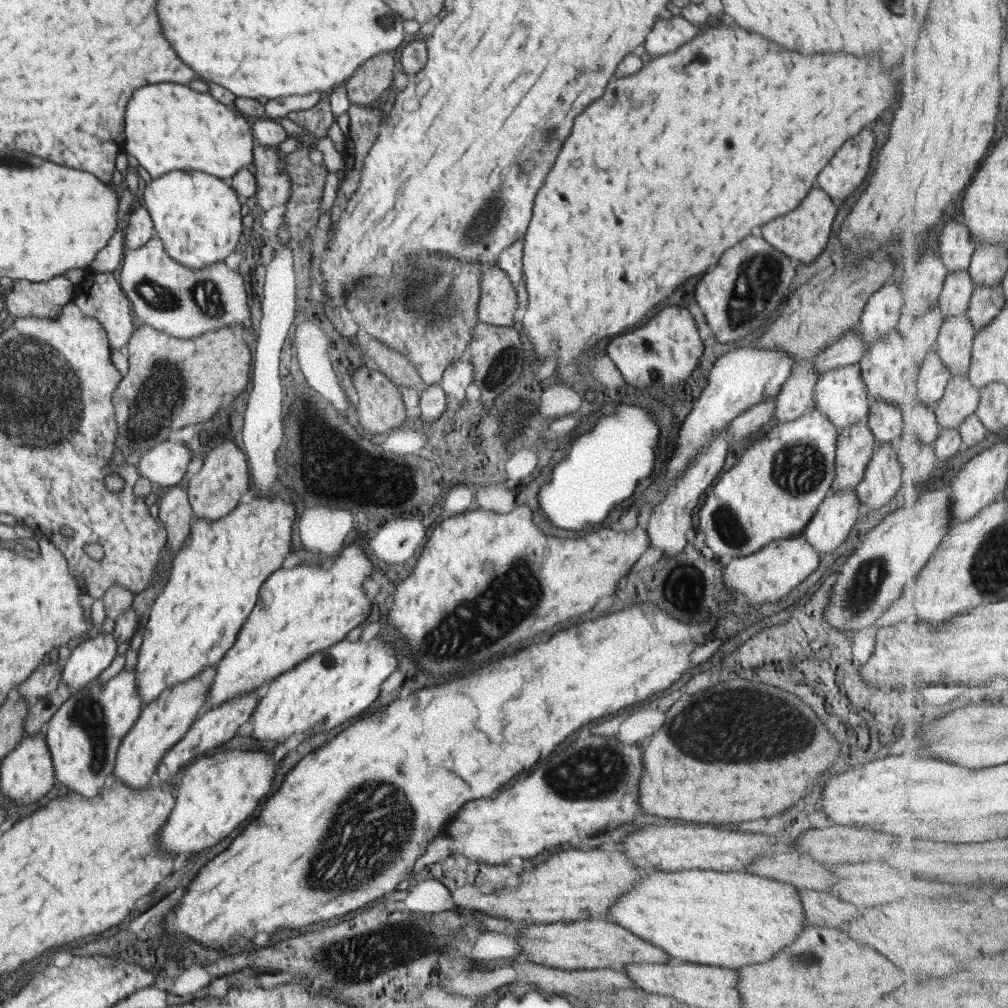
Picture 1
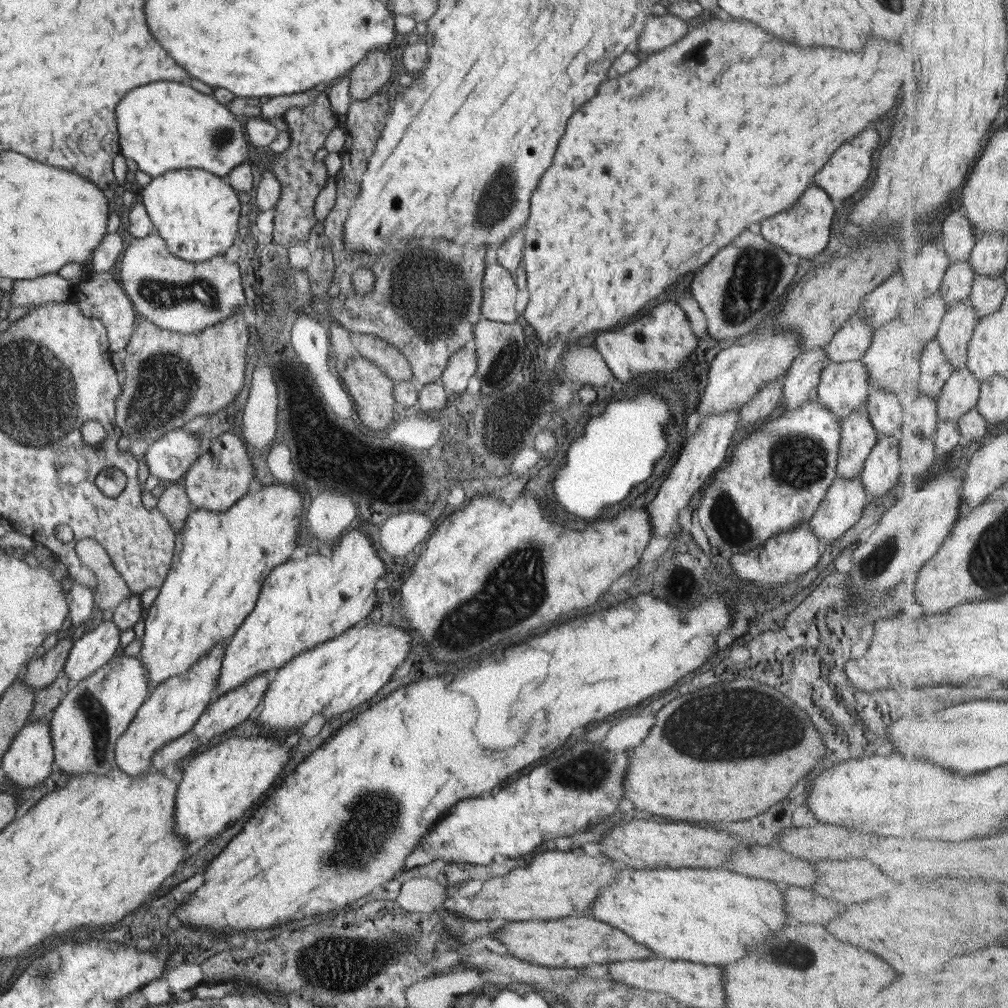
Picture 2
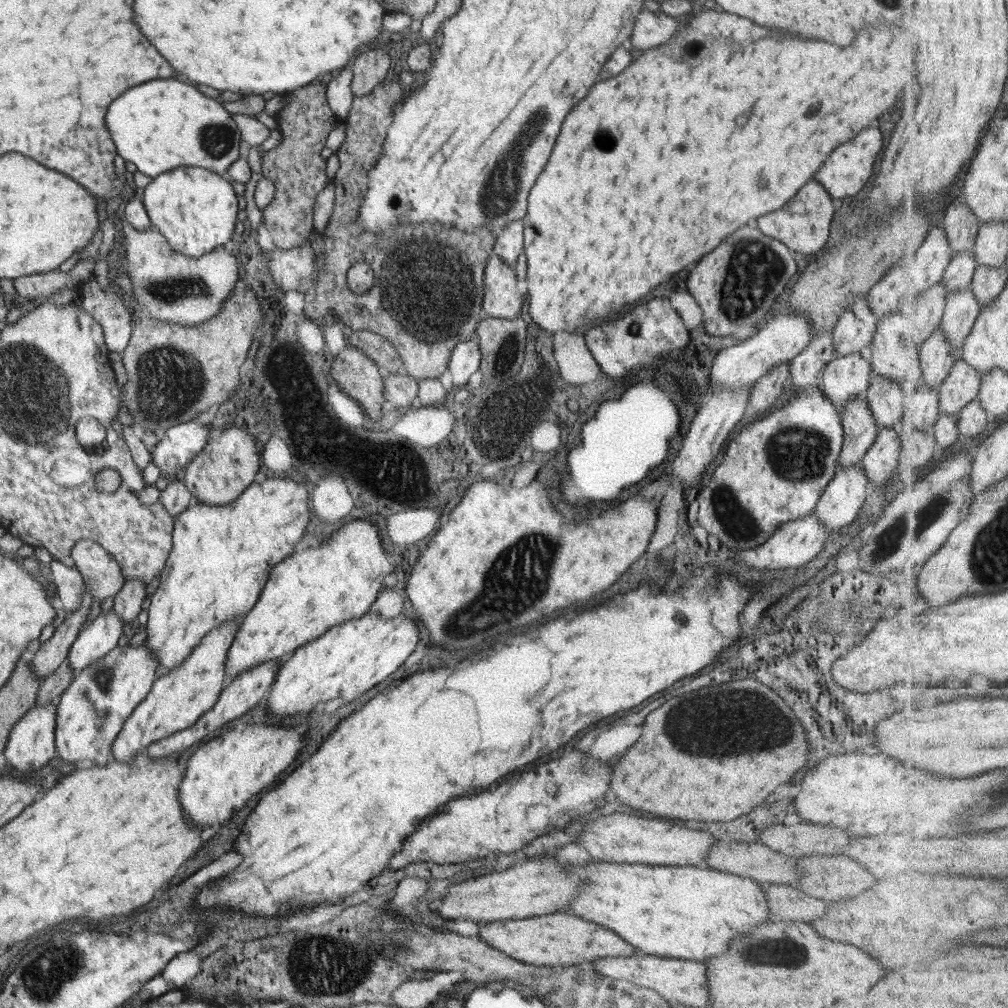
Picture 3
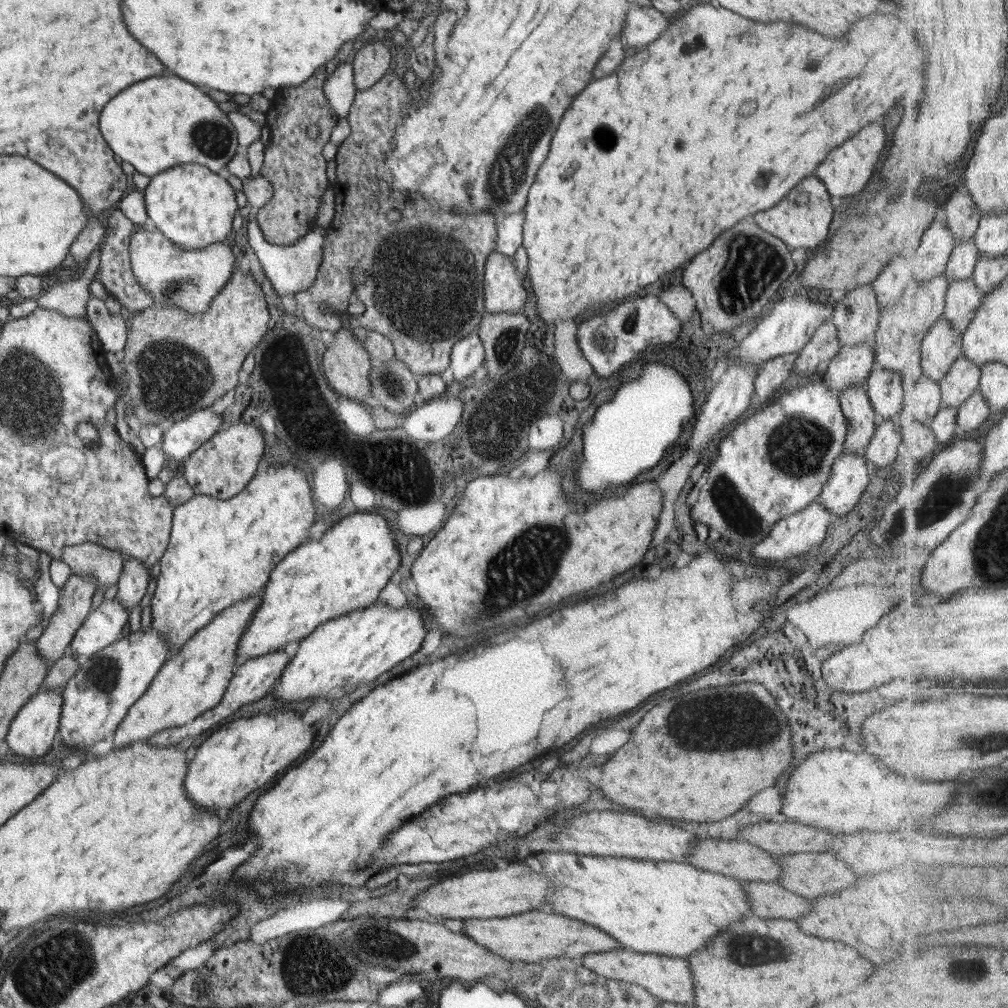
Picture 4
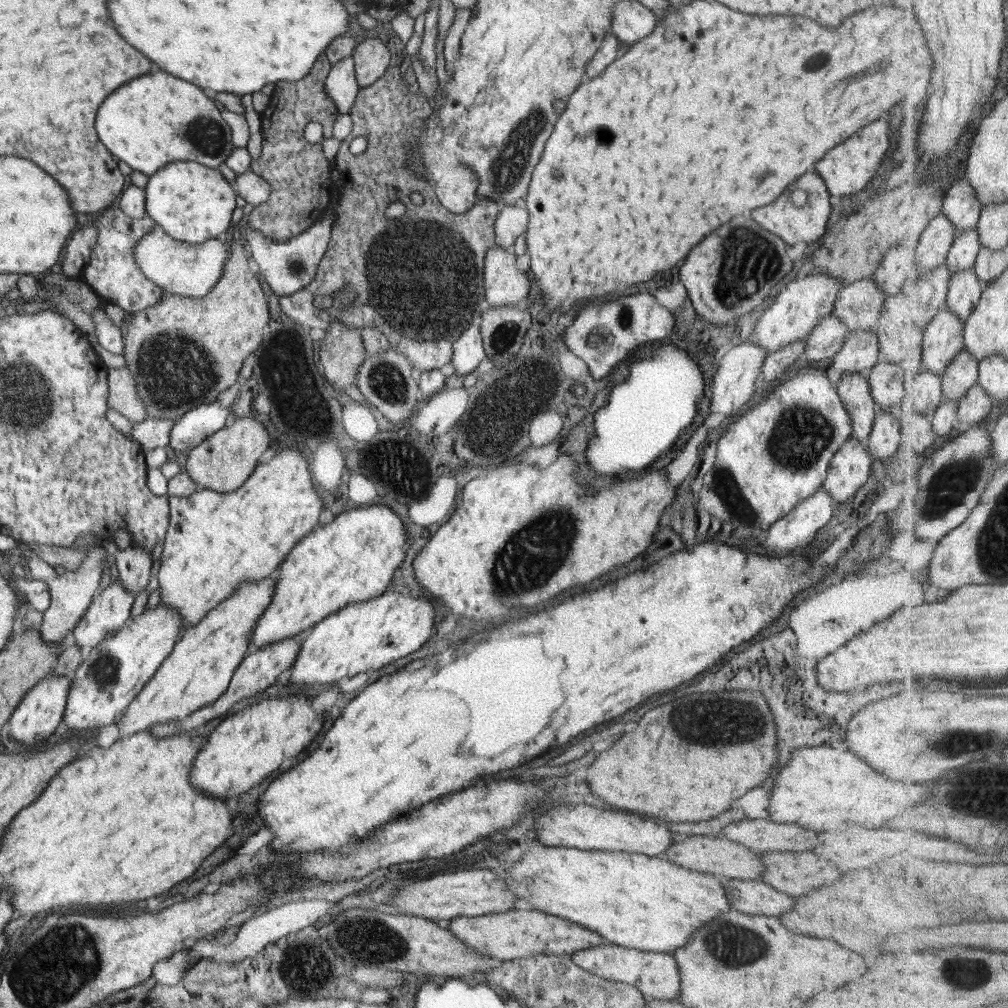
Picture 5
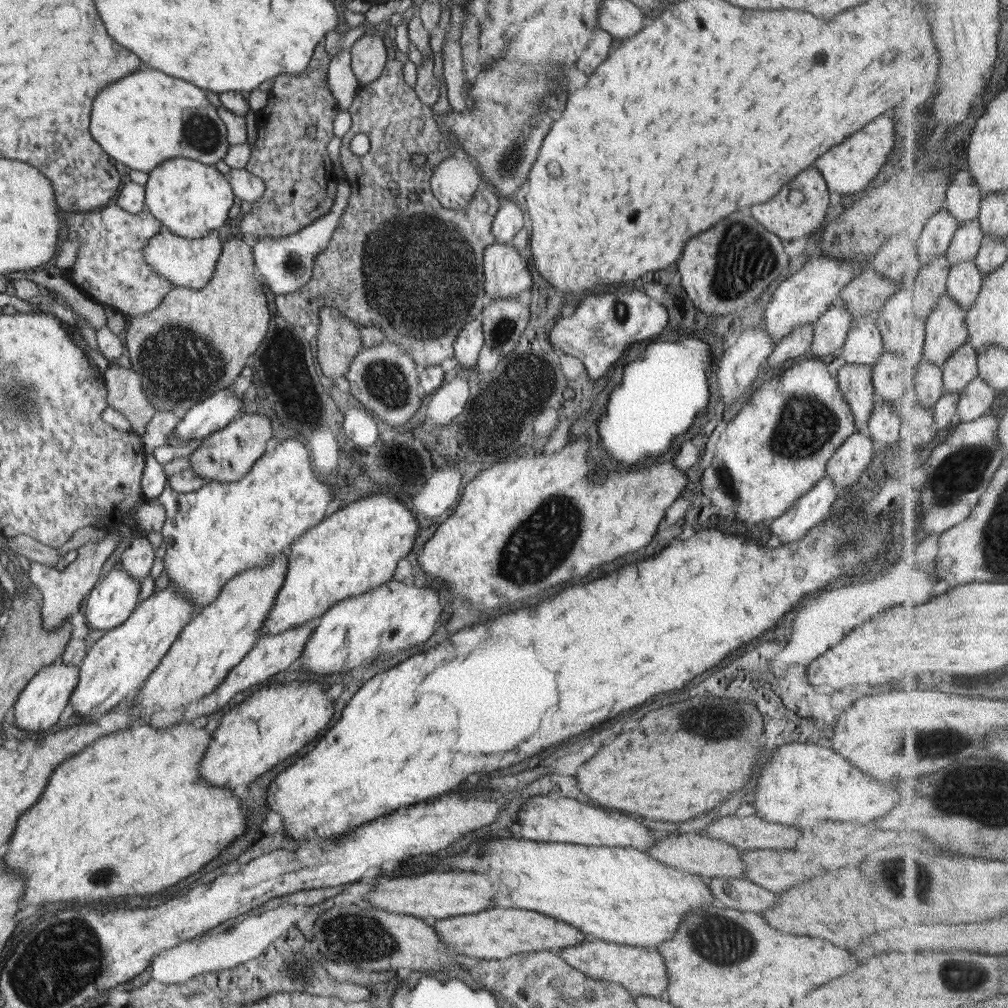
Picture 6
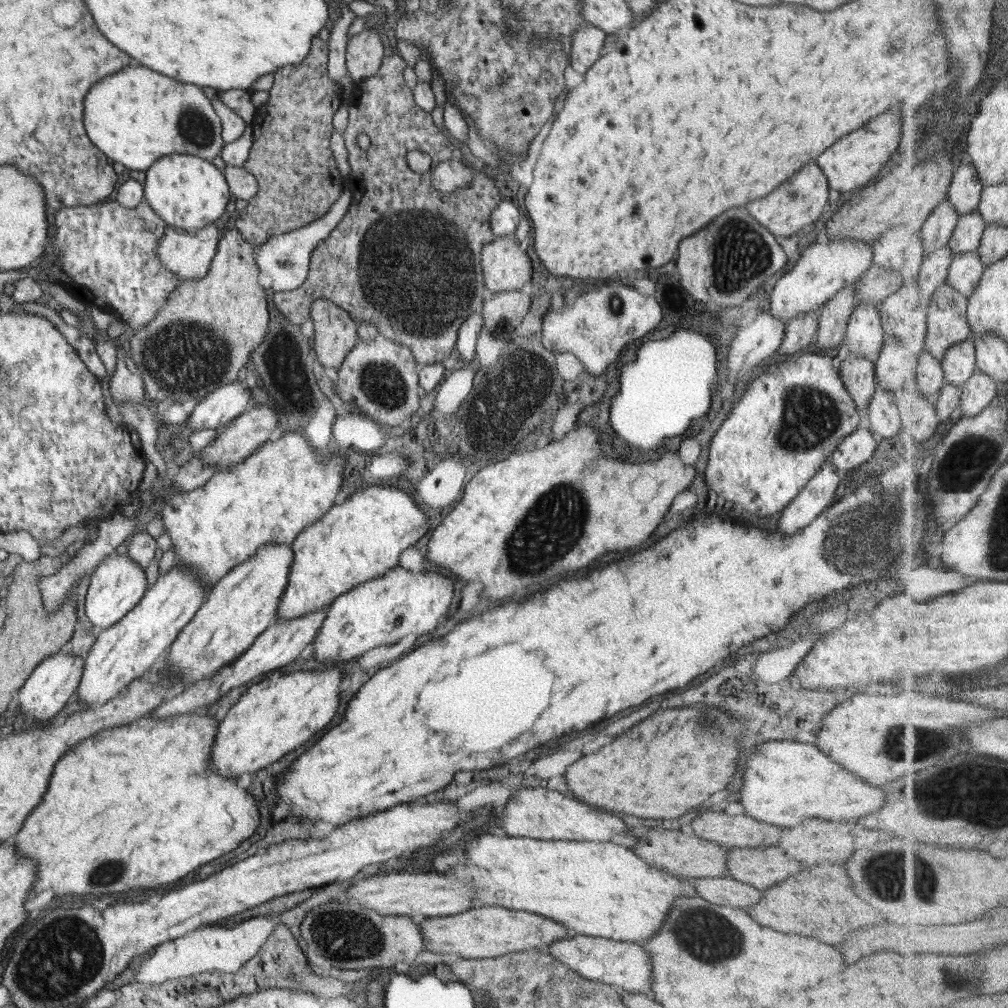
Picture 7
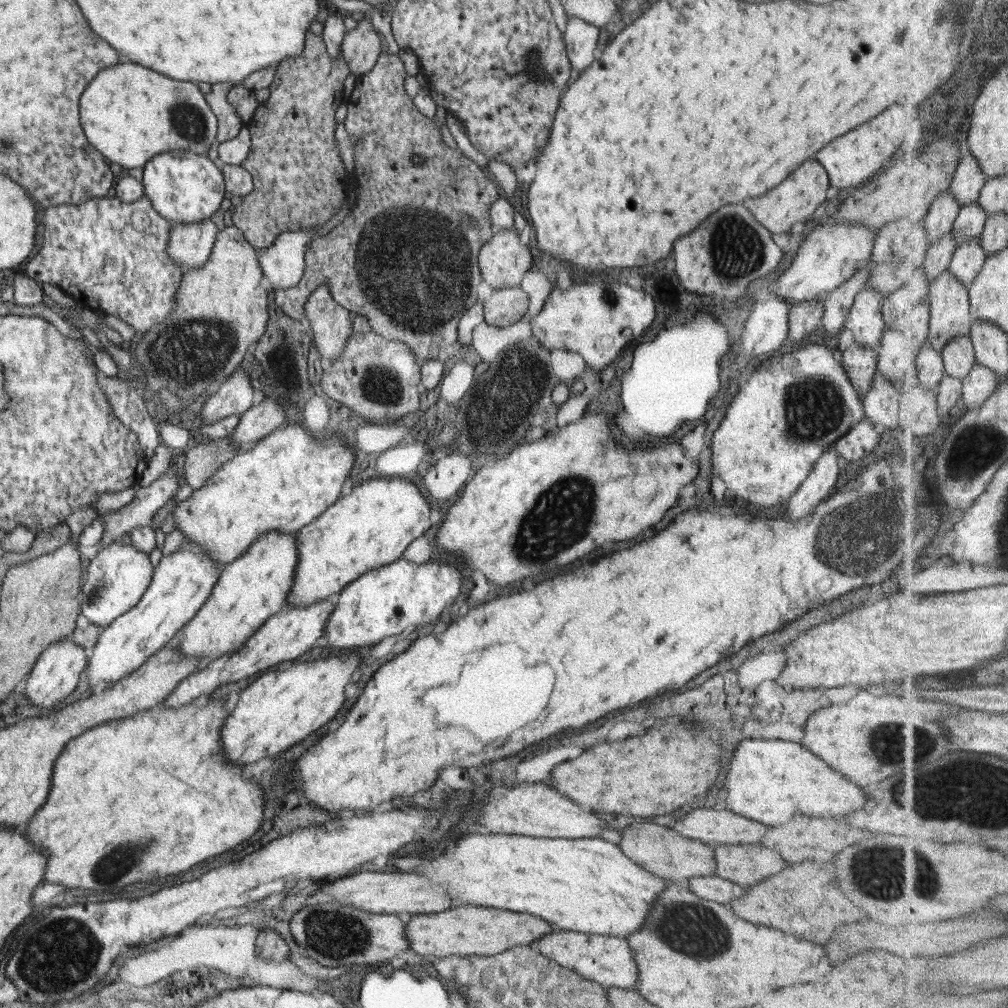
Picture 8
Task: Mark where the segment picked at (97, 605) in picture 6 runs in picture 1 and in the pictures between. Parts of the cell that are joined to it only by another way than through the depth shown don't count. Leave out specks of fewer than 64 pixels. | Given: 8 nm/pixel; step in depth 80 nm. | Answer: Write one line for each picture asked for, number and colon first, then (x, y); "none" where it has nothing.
1: (86, 660)
2: (94, 649)
3: (96, 640)
4: (106, 625)
5: (110, 611)

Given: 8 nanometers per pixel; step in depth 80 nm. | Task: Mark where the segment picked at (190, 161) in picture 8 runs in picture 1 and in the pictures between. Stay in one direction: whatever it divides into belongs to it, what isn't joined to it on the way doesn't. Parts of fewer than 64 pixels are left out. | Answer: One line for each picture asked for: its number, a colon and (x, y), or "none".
1: (197, 217)
2: (196, 213)
3: (195, 210)
4: (193, 207)
5: (192, 203)
6: (191, 199)
7: (189, 193)

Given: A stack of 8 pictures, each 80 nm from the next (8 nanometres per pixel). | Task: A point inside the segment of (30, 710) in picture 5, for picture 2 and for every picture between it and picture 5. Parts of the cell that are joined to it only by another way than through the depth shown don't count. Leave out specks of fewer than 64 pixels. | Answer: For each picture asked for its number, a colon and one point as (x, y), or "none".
2: (28, 762)
3: (31, 744)
4: (32, 732)

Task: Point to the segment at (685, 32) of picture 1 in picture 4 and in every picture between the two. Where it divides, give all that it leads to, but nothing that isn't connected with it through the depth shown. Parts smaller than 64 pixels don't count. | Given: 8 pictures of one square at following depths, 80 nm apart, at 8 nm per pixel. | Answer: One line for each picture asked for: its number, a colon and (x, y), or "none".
2: (659, 32)
3: (651, 28)
4: (643, 25)

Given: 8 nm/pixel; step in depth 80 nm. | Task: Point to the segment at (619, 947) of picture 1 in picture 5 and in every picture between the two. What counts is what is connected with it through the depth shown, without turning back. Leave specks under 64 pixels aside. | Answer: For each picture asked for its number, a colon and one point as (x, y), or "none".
2: (571, 942)
3: (557, 940)
4: (539, 935)
5: (519, 933)

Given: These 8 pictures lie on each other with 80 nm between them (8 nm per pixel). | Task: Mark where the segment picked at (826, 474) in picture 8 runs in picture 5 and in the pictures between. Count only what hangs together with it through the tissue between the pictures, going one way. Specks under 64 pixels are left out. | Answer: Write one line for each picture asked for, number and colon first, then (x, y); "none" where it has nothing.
5: (799, 527)
6: (812, 509)
7: (818, 494)

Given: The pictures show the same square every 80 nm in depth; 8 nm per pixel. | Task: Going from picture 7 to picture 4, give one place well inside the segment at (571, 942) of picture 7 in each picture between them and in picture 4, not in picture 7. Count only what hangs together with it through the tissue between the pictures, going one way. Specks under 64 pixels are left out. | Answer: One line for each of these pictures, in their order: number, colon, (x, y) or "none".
4: (669, 978)
5: (656, 975)
6: (642, 970)

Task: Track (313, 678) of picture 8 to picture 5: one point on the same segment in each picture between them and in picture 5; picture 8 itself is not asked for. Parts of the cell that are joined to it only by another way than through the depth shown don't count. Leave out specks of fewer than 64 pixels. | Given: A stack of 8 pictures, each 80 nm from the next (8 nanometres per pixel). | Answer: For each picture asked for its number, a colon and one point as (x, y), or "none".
5: (246, 747)
6: (275, 723)
7: (275, 717)

